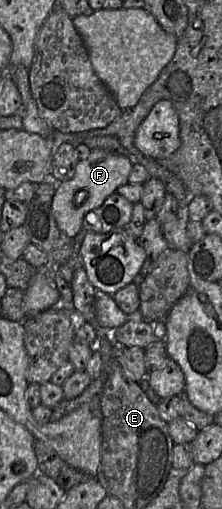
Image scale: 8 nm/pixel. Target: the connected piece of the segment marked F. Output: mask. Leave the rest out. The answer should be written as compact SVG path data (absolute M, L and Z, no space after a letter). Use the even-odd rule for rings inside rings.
M93 149L87 158L79 160L73 177L56 184L52 198L52 213L59 229L74 238L82 229L85 216L100 207L120 186L128 183L131 167L129 157L103 149Z

